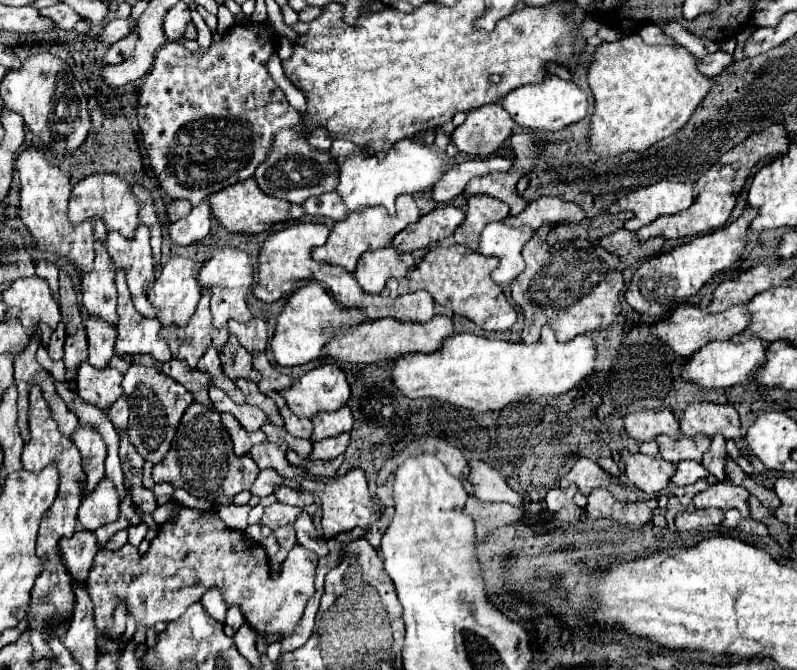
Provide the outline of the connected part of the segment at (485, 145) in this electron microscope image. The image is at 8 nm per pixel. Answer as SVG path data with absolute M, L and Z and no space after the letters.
M499 103L481 105L467 113L463 125L459 125L451 139L457 149L473 157L489 157L499 145L513 135L515 121Z

